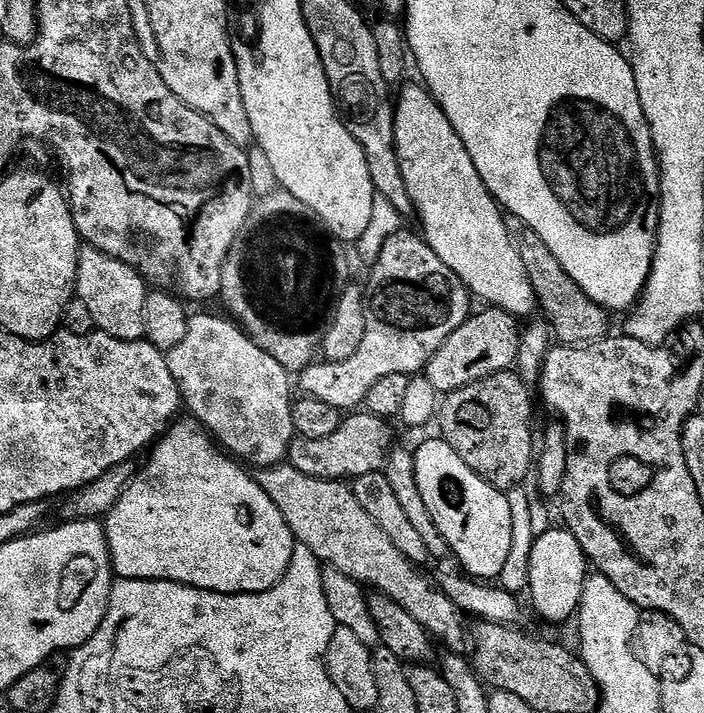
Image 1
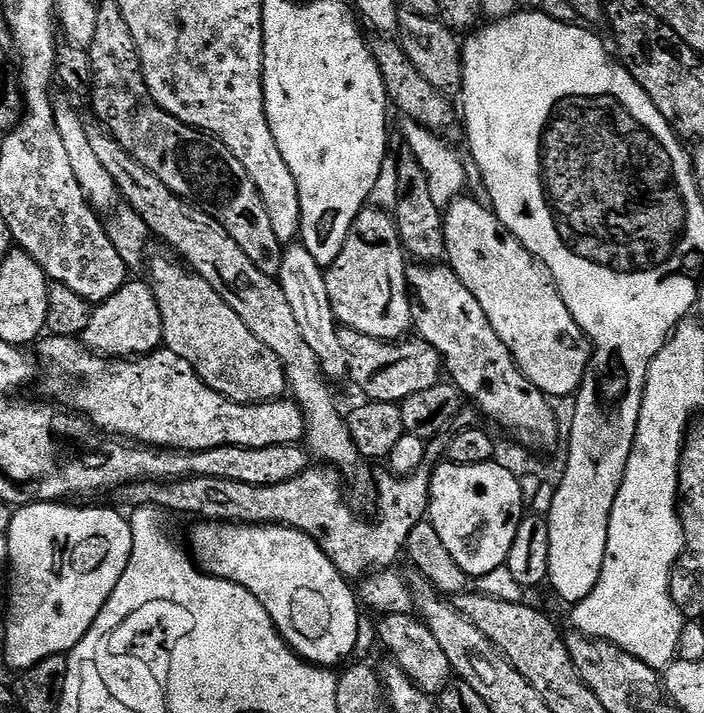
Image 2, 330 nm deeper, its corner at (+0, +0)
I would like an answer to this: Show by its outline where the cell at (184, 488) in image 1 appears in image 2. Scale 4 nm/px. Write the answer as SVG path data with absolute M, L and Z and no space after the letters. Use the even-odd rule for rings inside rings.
M200 522L192 532L192 548L190 555L199 567L210 576L233 580L238 586L250 590L262 606L266 606L266 614L274 622L274 626L285 640L303 660L329 670L335 664L343 665L348 655L356 648L360 640L360 612L357 593L349 581L334 566L328 554L302 530L287 528L281 524L221 524L219 522Z

